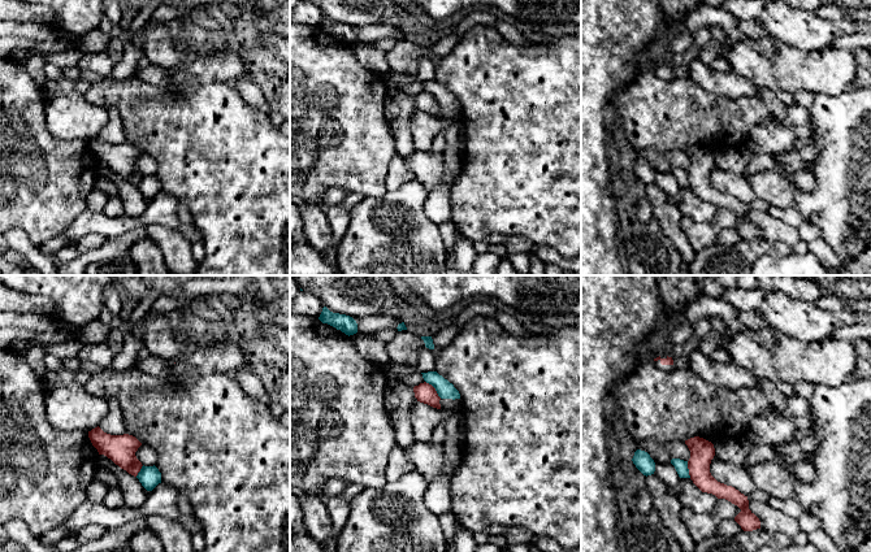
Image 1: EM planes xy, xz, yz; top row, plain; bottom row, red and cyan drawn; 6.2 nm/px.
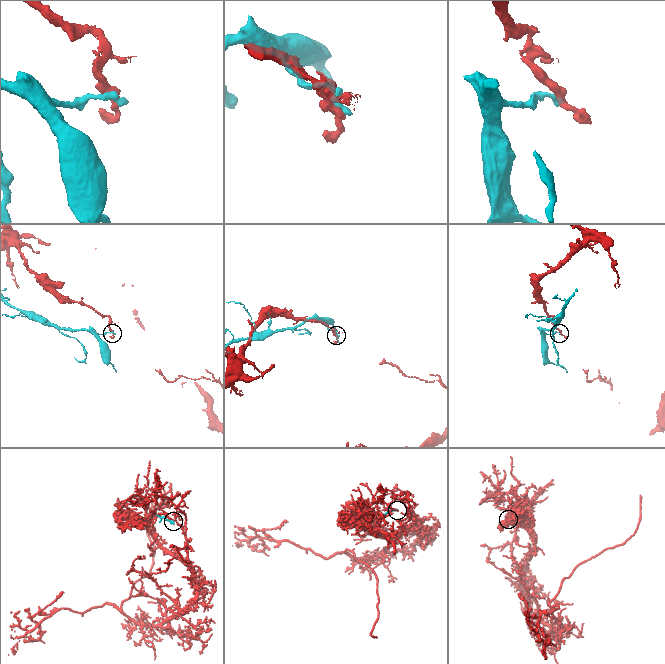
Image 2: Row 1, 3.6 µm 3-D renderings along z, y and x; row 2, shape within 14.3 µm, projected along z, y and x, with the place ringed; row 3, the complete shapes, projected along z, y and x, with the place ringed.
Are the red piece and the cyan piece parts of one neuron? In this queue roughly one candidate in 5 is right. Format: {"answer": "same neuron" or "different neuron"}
{"answer": "different neuron"}

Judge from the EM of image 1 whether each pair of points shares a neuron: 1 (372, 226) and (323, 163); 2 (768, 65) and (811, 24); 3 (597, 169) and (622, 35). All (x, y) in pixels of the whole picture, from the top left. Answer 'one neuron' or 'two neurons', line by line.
1: two neurons
2: two neurons
3: one neuron

